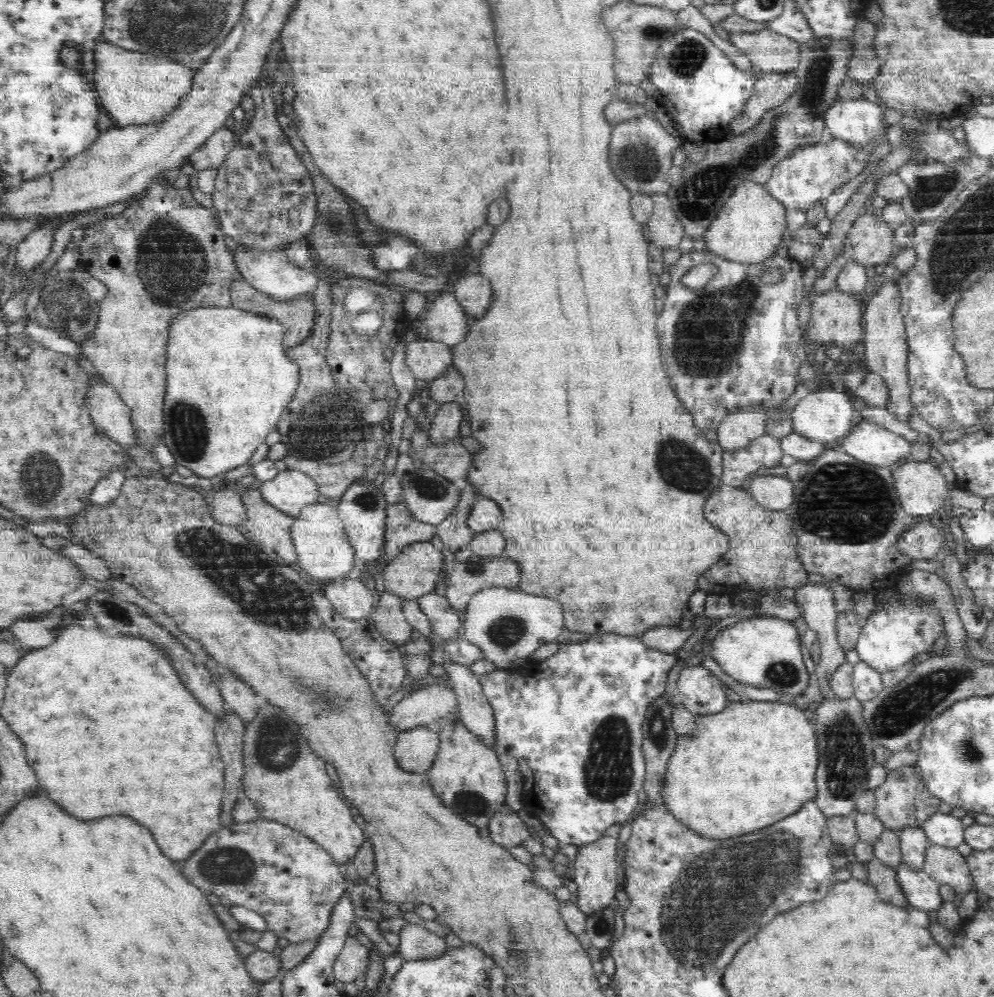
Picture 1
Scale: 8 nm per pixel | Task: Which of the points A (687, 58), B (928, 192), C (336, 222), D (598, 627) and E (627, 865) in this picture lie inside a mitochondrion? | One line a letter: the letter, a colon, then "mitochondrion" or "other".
A: mitochondrion
B: mitochondrion
C: mitochondrion
D: other
E: other

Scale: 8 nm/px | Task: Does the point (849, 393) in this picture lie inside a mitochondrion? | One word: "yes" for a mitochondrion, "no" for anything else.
no

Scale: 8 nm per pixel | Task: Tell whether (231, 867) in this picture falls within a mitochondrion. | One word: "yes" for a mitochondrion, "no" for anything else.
yes

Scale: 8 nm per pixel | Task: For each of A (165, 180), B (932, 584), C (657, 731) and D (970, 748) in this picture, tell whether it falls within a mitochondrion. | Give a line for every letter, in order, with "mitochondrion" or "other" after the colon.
A: other
B: other
C: mitochondrion
D: mitochondrion

